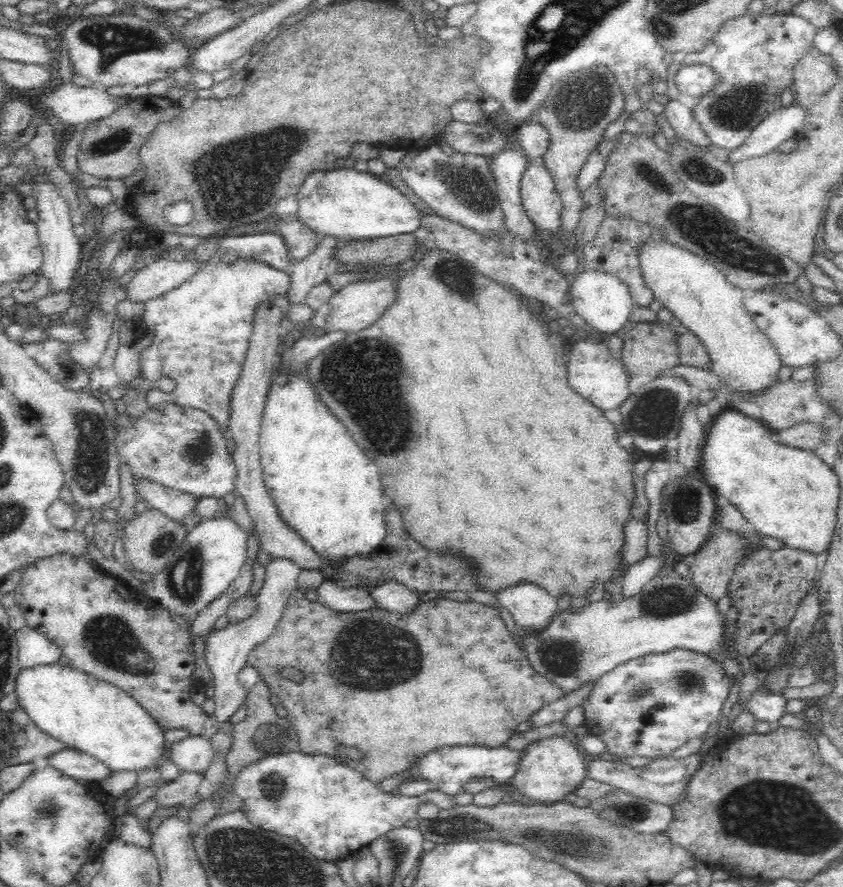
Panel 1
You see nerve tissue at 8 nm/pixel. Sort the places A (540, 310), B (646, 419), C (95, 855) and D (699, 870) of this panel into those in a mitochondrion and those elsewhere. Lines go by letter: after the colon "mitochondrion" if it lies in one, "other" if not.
A: other
B: mitochondrion
C: other
D: other

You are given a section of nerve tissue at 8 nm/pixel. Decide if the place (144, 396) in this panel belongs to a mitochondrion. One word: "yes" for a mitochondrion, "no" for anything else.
no

